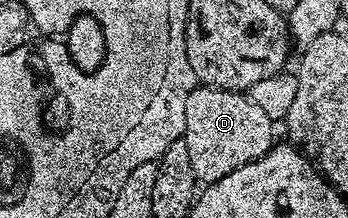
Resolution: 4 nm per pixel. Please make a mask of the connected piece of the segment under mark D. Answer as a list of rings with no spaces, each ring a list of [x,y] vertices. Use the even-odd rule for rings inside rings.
[[[197,85],[189,93],[189,101],[185,101],[185,129],[183,140],[189,149],[189,162],[193,165],[193,173],[200,184],[206,185],[225,177],[225,173],[233,173],[233,169],[241,169],[241,165],[249,165],[253,161],[263,159],[276,142],[273,120],[265,117],[265,112],[242,91],[222,91],[219,87]]]

